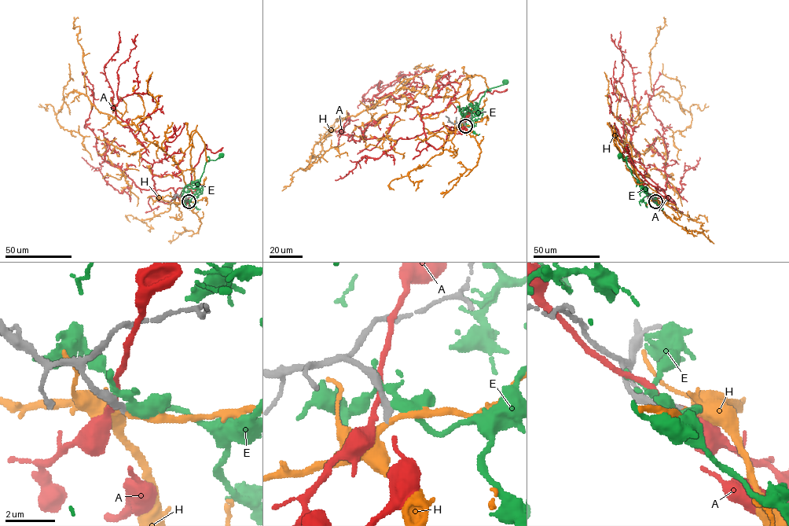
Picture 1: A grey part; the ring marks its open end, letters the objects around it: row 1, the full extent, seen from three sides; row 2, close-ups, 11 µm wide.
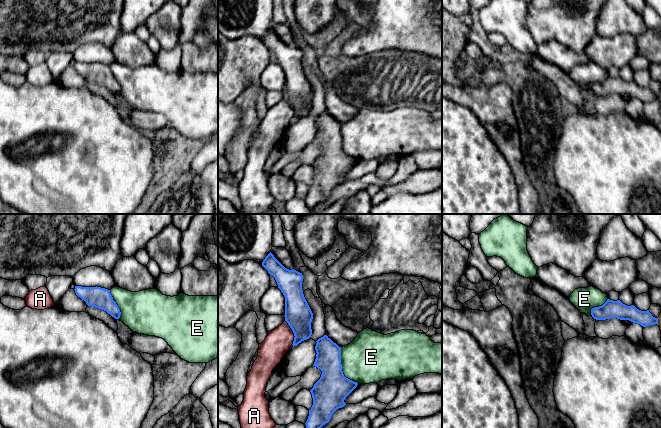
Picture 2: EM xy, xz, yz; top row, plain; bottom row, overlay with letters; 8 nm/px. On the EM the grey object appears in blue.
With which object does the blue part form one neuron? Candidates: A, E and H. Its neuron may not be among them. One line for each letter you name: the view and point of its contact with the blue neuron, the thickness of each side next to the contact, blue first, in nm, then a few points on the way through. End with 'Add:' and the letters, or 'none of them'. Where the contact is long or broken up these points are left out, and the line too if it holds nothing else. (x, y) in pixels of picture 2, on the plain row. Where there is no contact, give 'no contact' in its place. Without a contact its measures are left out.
Add: none of them

